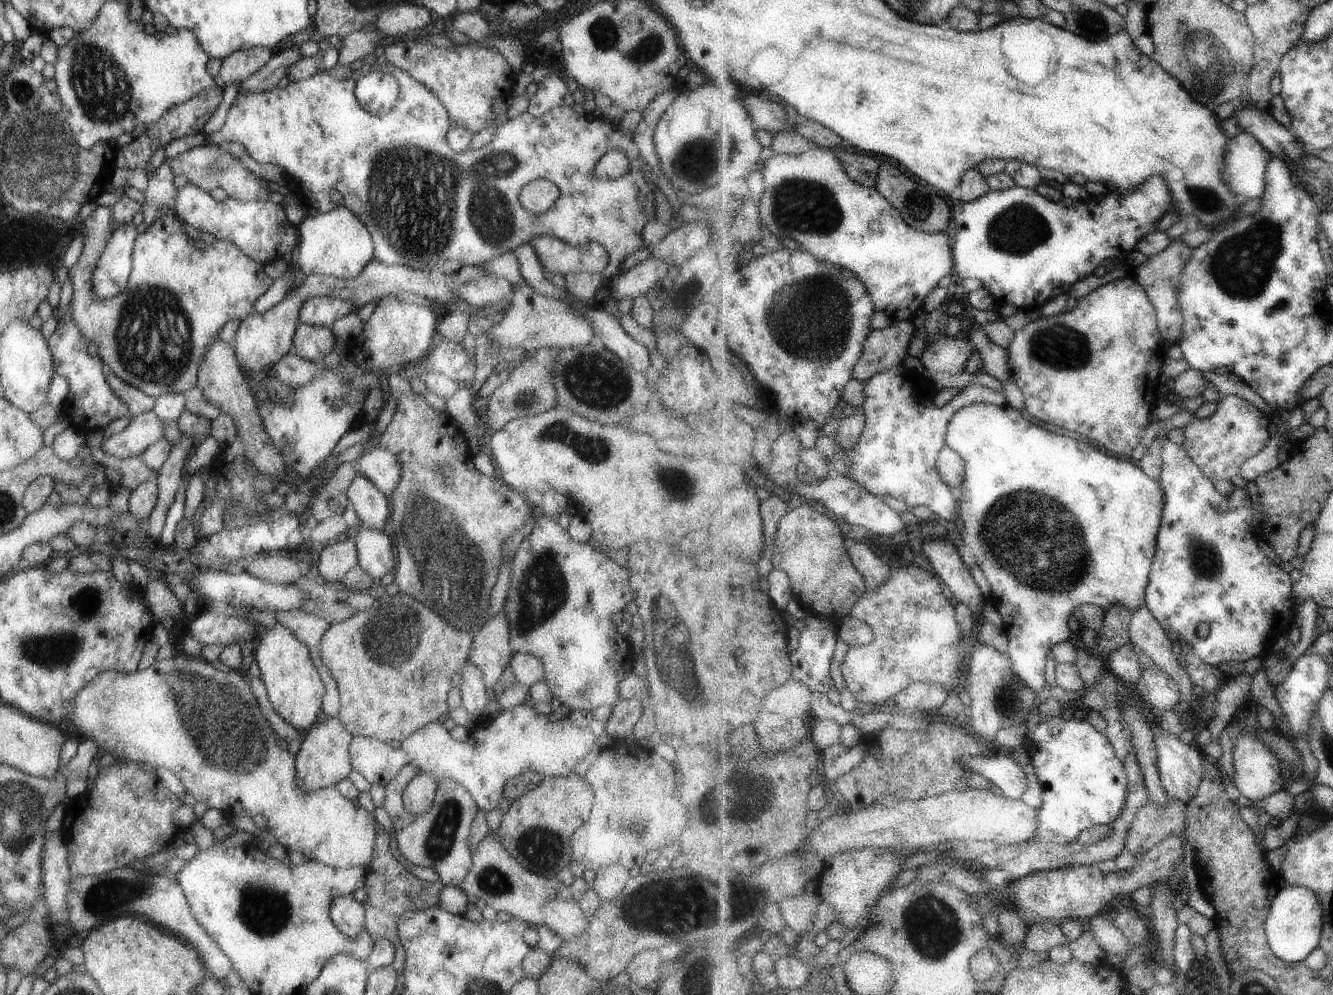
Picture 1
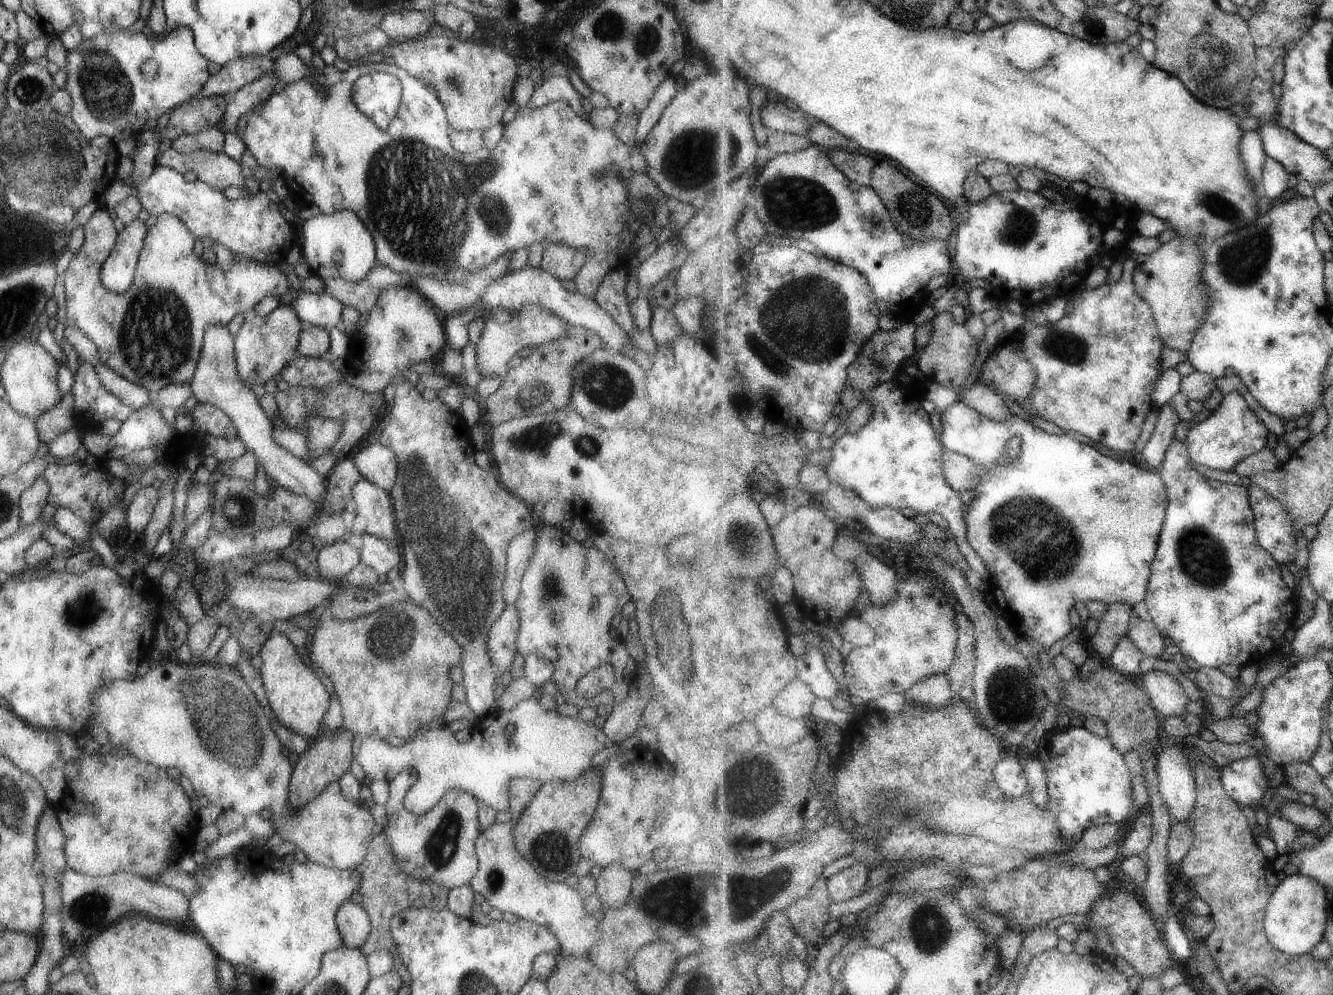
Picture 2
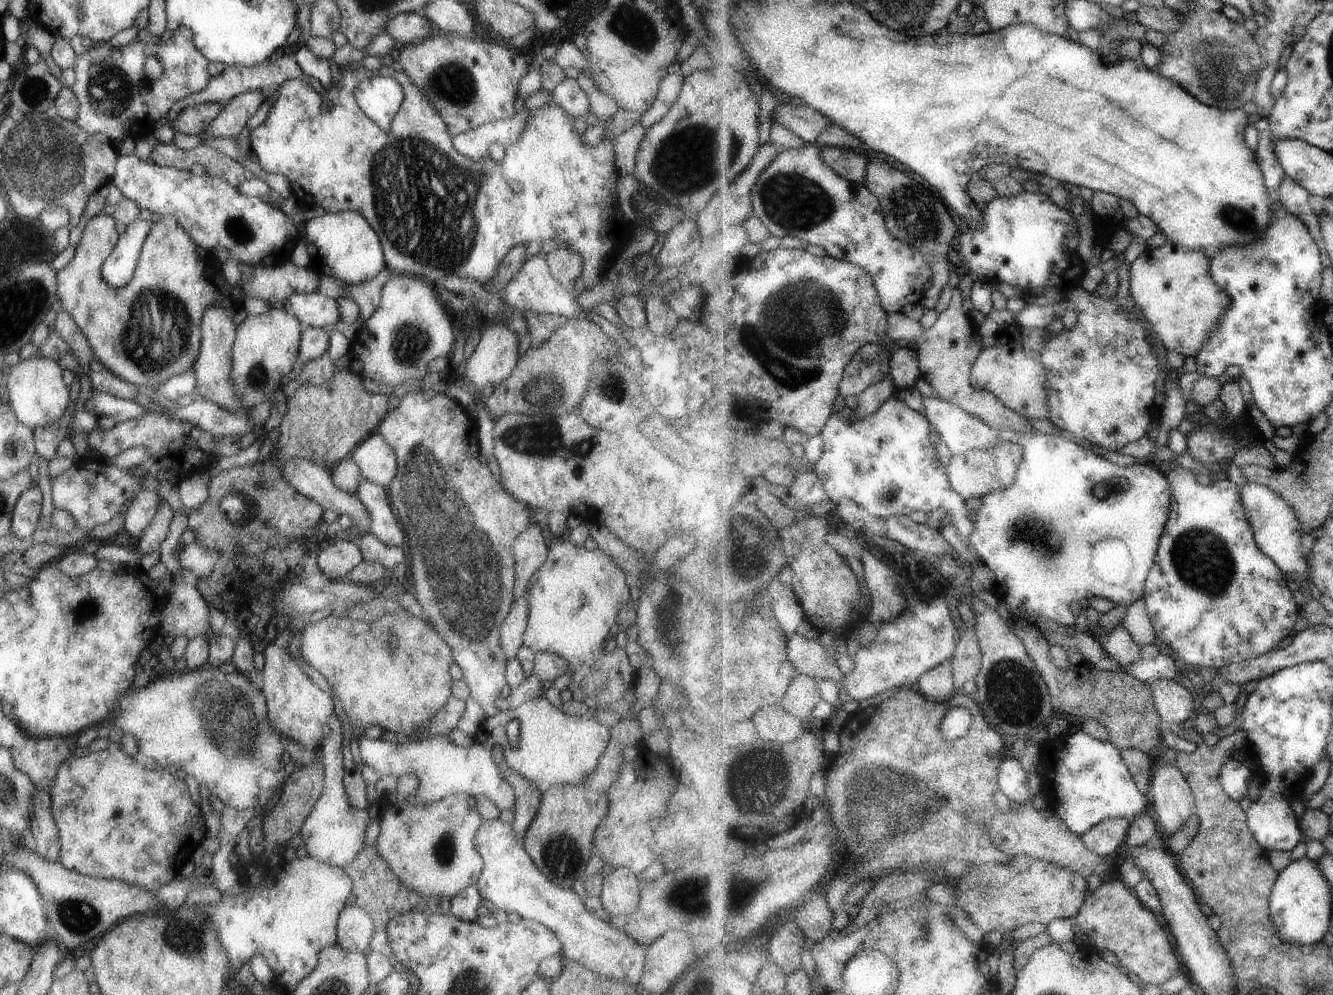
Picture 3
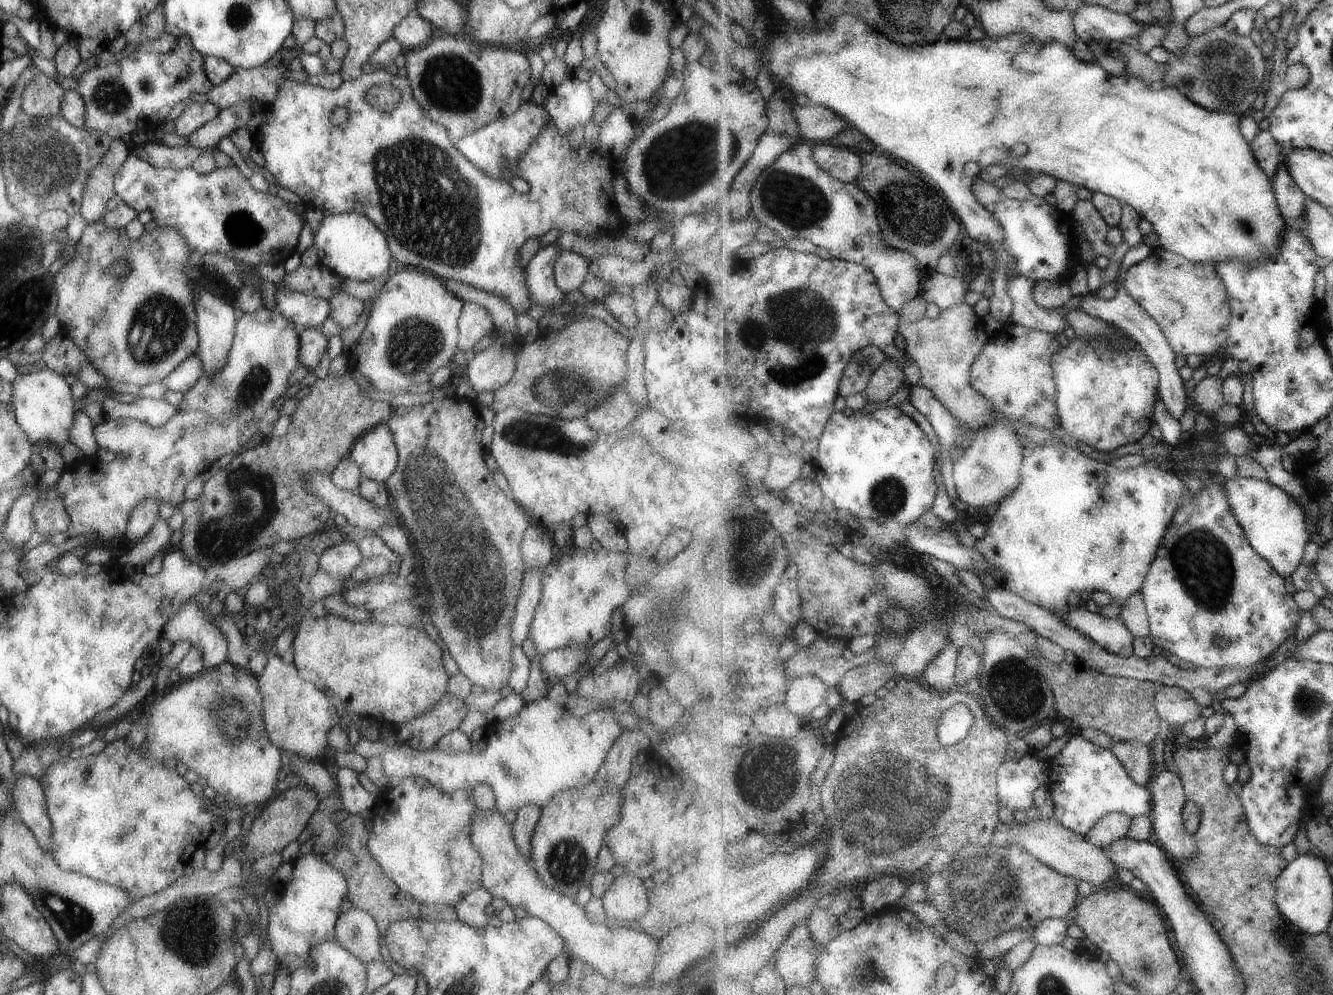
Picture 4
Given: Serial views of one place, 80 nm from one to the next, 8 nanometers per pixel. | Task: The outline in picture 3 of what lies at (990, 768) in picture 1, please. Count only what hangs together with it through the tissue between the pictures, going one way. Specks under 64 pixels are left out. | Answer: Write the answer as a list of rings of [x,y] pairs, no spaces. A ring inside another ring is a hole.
[[[1007,757],[999,766],[997,778],[999,791],[1009,801],[1027,803],[1029,799],[1029,774],[1025,766],[1012,757]]]

